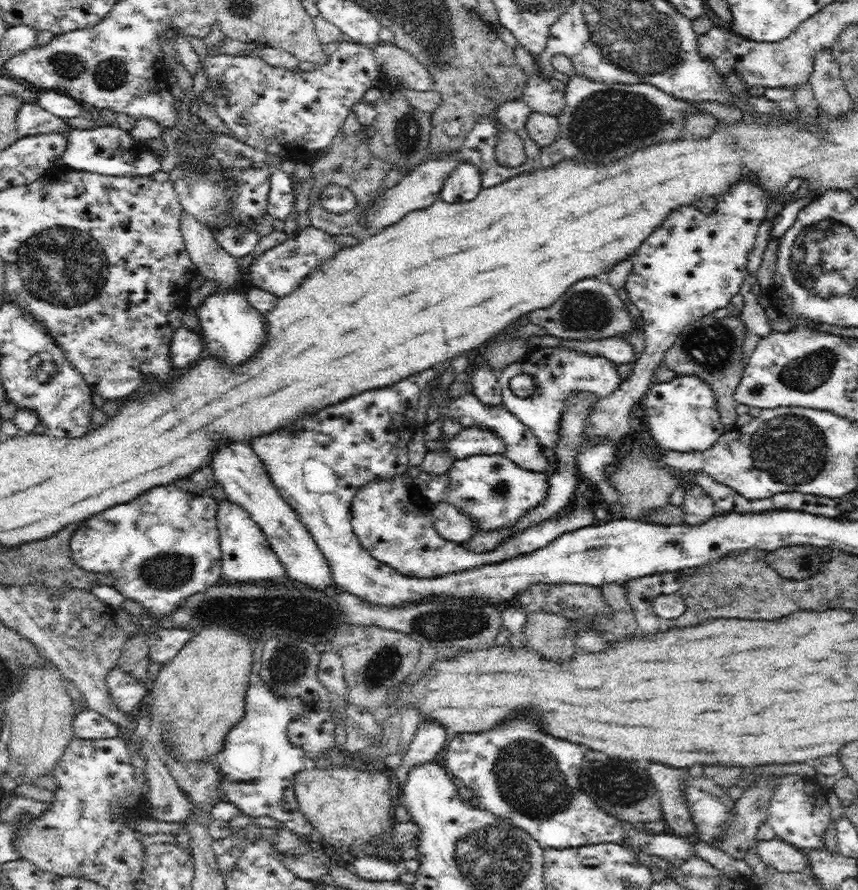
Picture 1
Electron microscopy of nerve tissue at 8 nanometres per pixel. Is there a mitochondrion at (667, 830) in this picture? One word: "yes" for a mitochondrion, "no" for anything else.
no

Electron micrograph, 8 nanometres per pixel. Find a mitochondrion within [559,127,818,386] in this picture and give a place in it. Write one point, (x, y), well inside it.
(712, 346)

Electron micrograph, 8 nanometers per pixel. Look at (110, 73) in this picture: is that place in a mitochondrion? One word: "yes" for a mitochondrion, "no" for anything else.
yes

